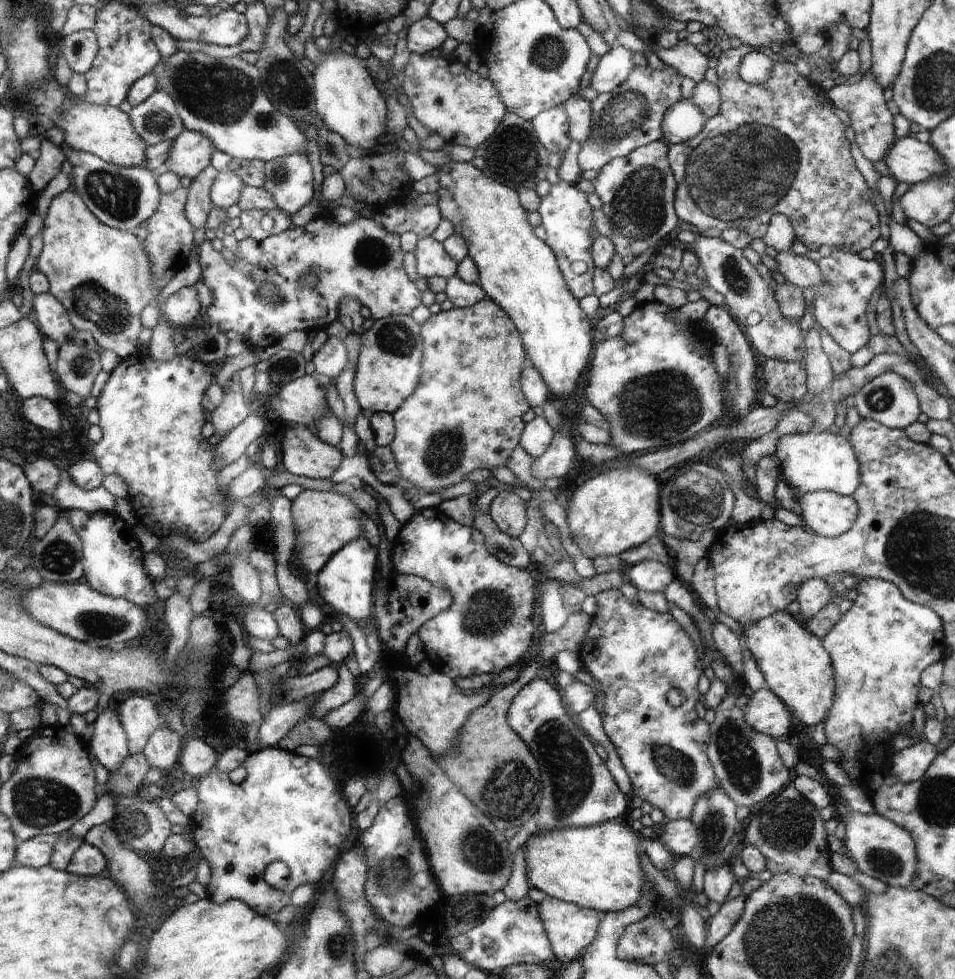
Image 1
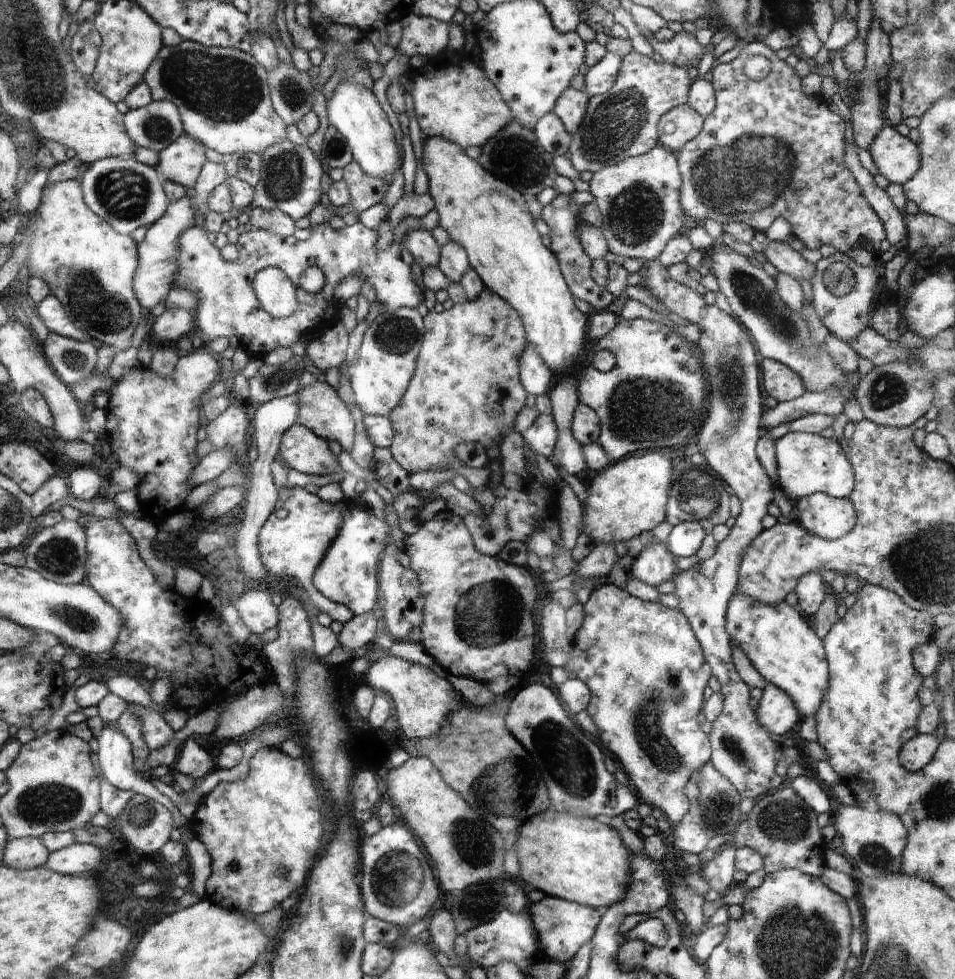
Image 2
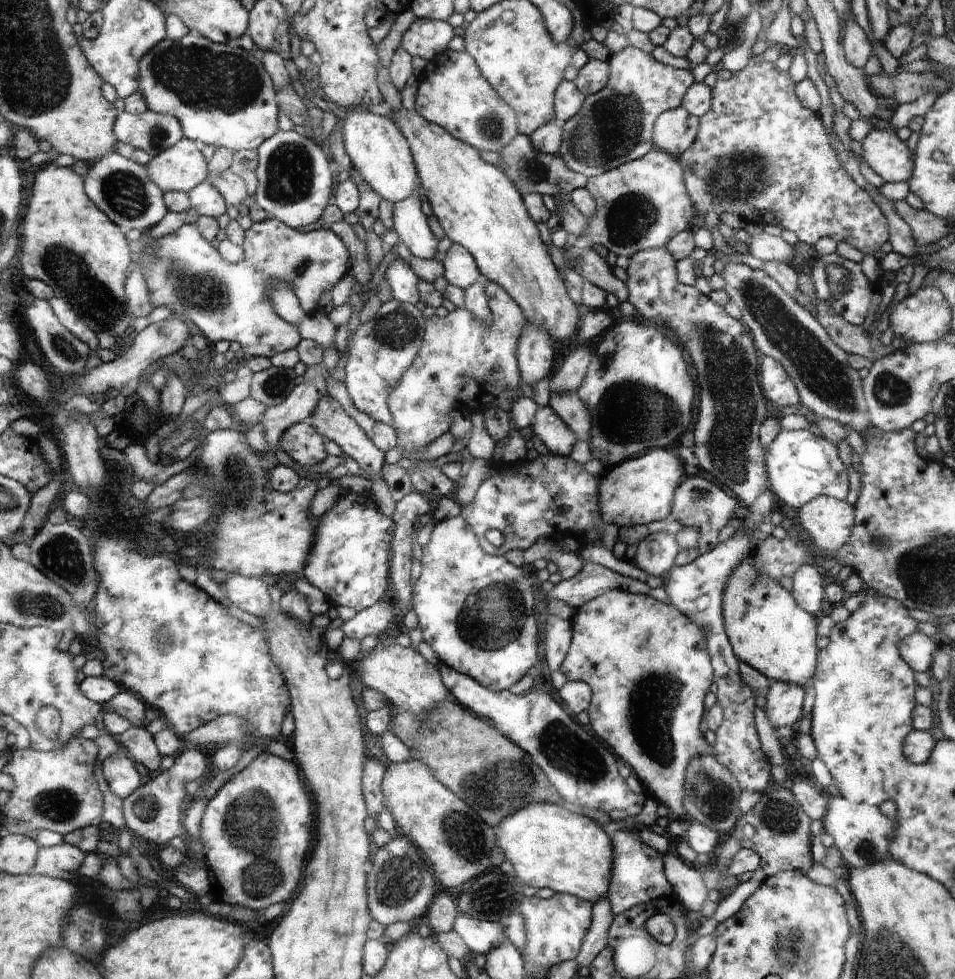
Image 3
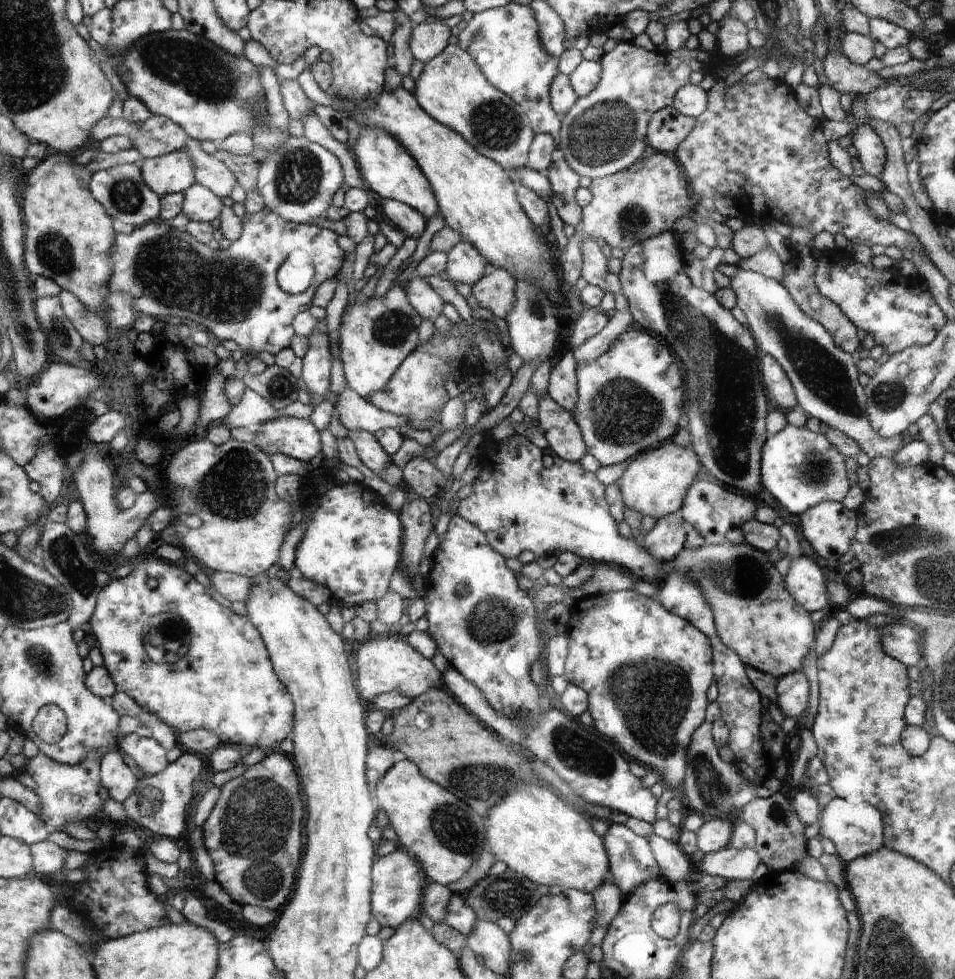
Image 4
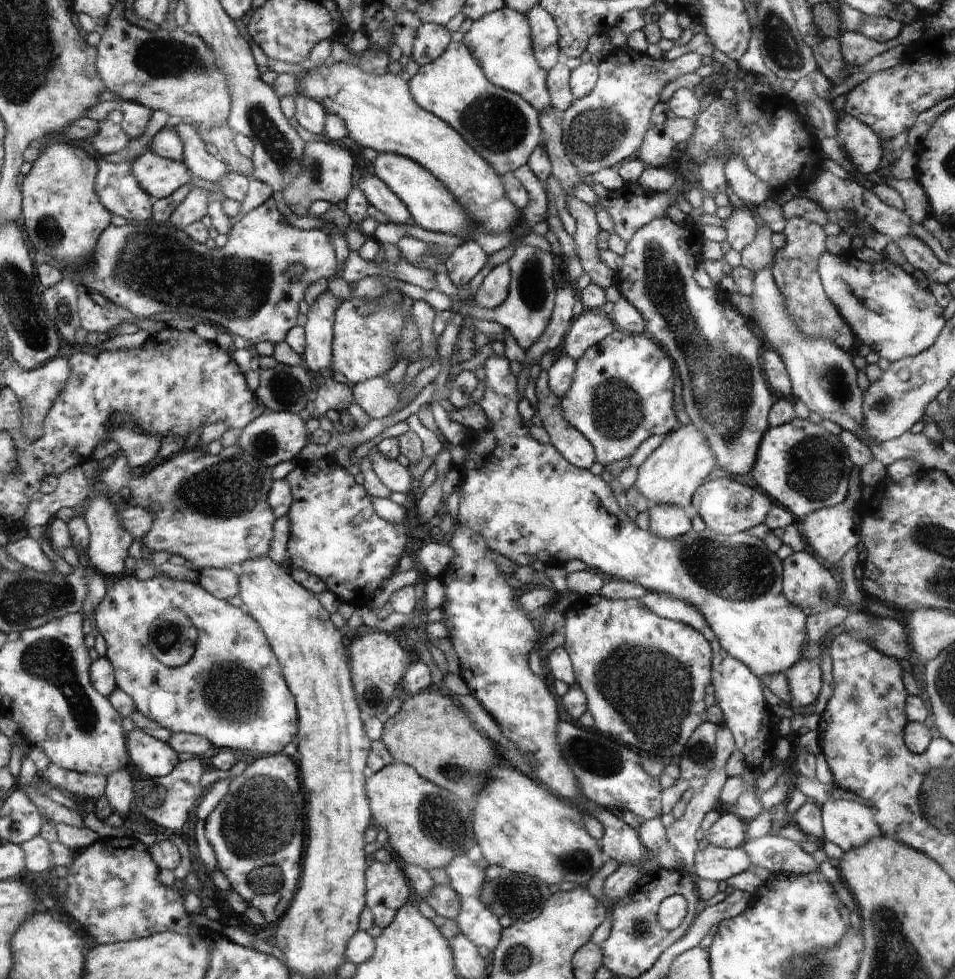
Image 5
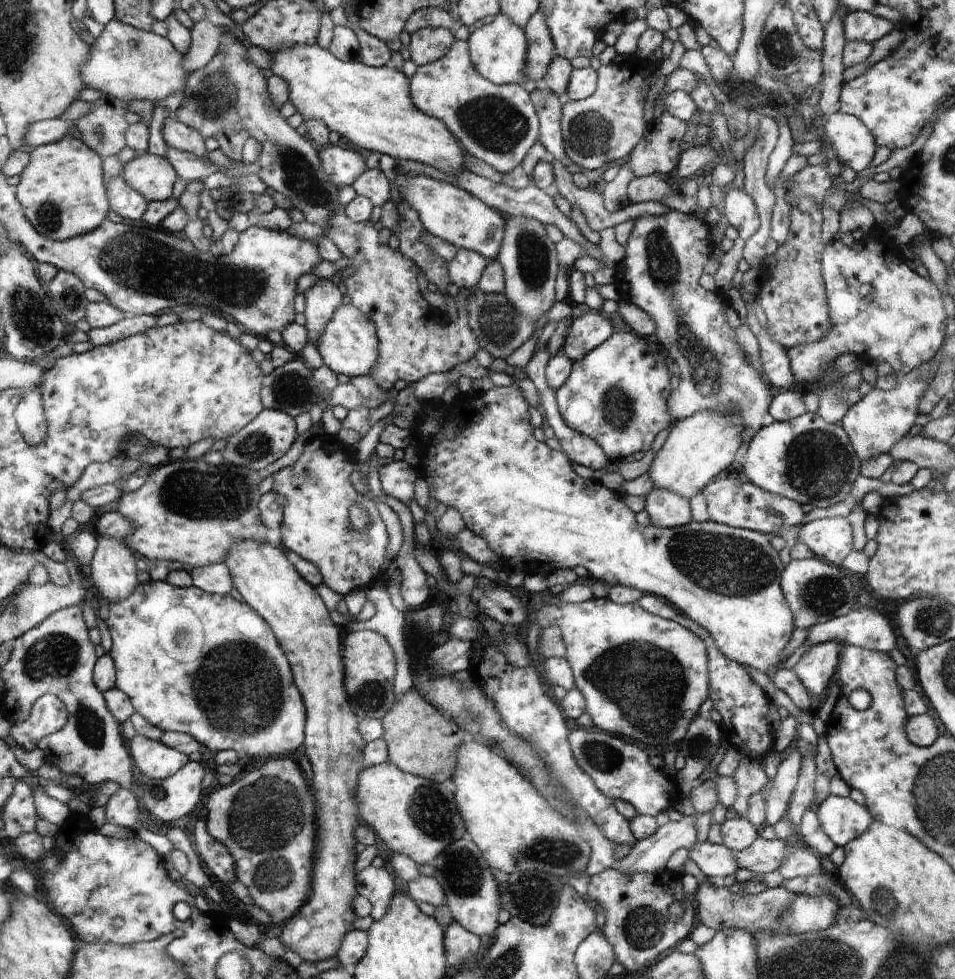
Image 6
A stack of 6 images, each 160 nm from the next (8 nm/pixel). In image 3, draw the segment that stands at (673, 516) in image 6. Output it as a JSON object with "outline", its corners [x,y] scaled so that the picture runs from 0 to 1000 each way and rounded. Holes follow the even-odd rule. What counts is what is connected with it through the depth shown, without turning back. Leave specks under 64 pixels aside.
{"outline":[[[681,544],[669,554],[662,573],[676,587],[698,590],[710,566],[710,553],[706,544]]]}

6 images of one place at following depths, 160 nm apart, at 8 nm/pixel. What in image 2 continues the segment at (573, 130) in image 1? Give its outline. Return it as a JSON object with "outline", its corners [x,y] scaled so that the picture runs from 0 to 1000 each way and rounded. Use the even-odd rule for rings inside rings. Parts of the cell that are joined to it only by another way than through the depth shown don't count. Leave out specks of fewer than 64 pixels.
{"outline":[[[600,88],[593,91],[583,100],[579,115],[588,124],[592,132],[599,138],[612,121],[617,98],[612,93],[603,92]]]}

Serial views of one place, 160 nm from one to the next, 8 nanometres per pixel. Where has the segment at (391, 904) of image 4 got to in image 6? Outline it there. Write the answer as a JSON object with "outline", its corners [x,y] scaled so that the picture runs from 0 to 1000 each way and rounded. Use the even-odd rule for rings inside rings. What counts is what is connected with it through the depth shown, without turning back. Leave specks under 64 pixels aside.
{"outline":[[[384,885],[374,891],[375,911],[382,915],[388,923],[388,936],[392,941],[402,938],[407,932],[413,913],[413,897],[404,891],[404,886]]]}

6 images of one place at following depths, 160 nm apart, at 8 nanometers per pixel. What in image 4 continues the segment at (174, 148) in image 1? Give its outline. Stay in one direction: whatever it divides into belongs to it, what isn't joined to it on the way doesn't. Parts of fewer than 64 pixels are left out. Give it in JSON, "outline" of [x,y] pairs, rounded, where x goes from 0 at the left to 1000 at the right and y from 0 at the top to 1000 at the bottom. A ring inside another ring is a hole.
{"outline":[[[194,151],[146,164],[152,189],[164,199],[192,197],[205,188],[205,171]]]}

